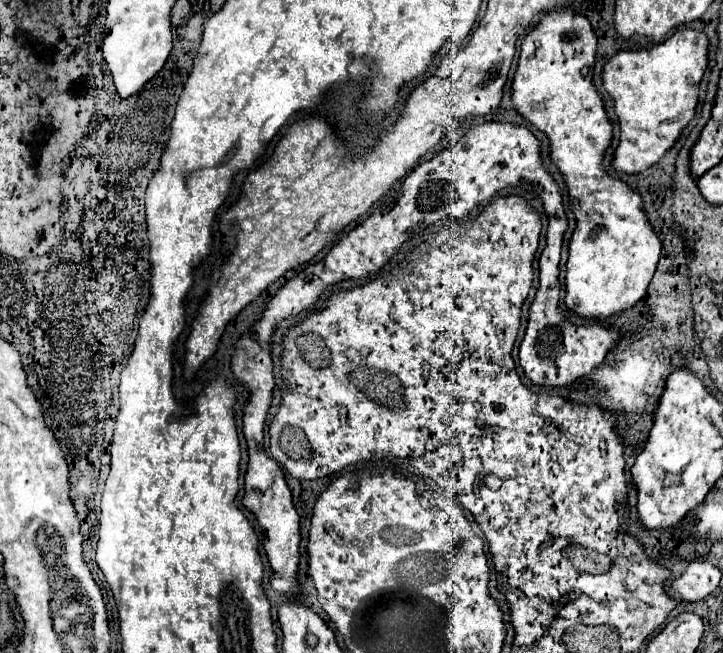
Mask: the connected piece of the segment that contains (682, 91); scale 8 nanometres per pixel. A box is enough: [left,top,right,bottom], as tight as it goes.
[601,30,707,174]

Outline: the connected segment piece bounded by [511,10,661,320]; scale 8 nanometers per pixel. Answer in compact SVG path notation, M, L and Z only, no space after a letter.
M573 10L549 12L523 40L519 66L511 86L511 102L515 112L523 116L527 124L547 134L551 162L559 168L569 190L569 202L577 218L577 228L569 240L565 306L583 320L607 320L613 314L633 308L645 296L661 254L661 242L643 212L639 194L635 194L625 182L607 176L601 168L601 158L613 138L613 128L605 116L603 98L591 82L595 50L597 38L583 14L575 14Z

